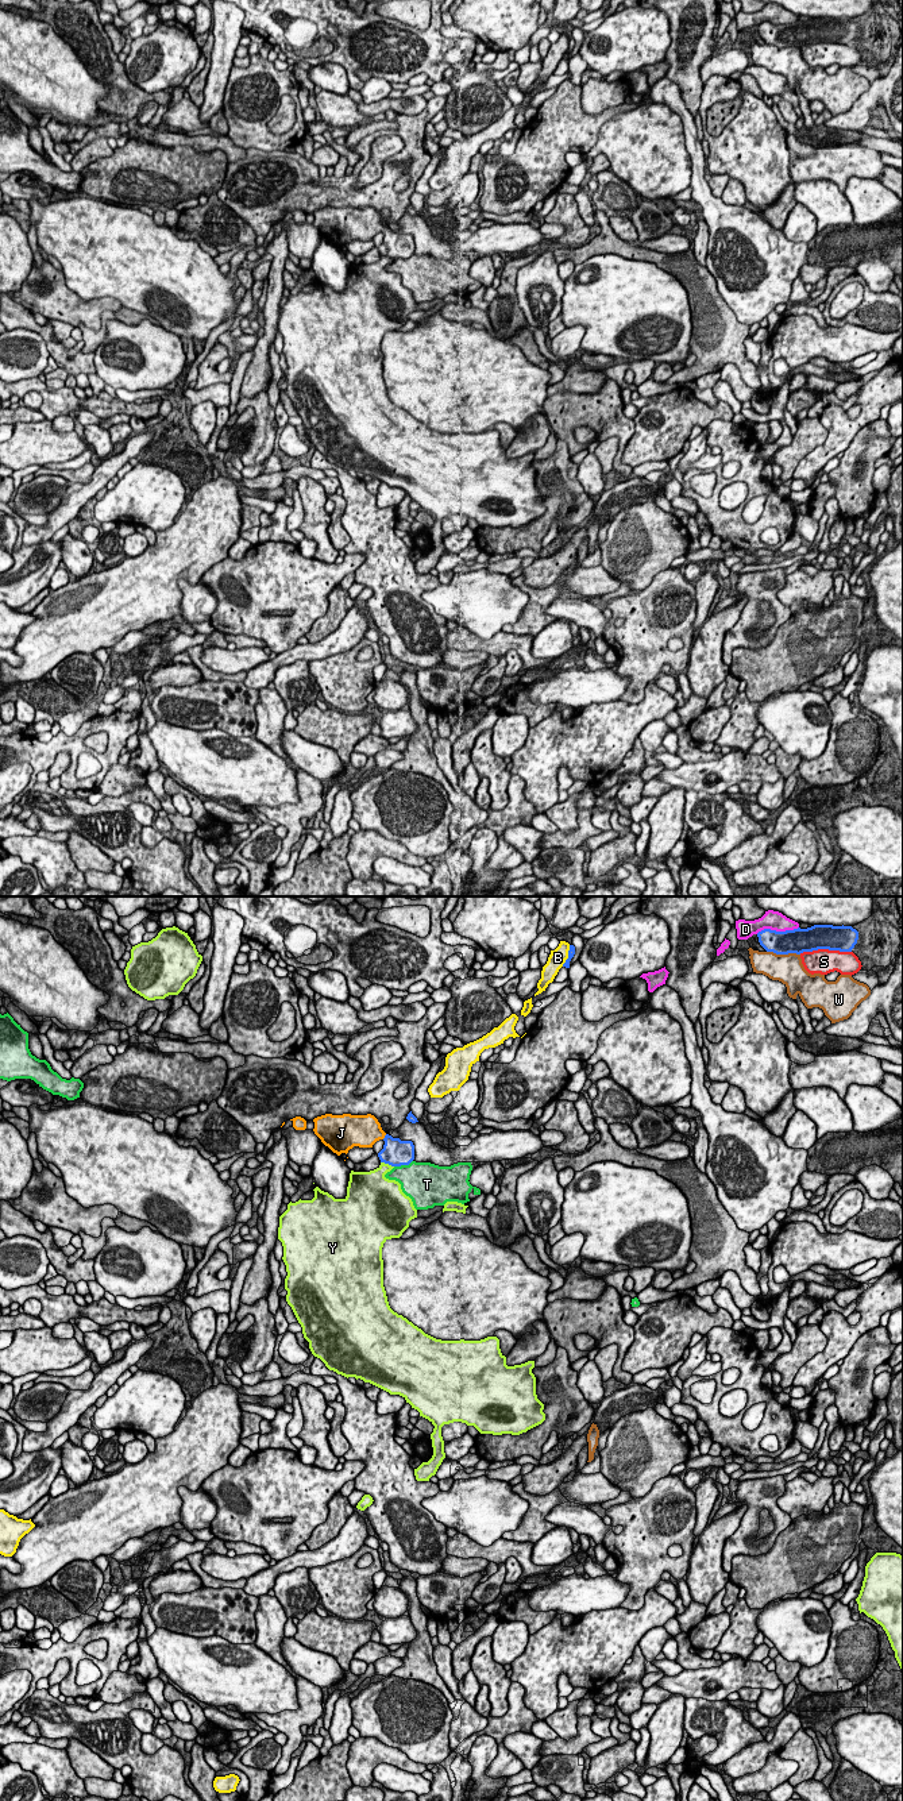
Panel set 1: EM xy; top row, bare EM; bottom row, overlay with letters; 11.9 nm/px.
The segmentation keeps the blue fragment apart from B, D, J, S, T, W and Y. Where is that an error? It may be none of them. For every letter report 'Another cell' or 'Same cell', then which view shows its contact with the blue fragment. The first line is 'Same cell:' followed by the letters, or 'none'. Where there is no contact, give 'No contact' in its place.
Same cell: J
B: Another cell. Touches blue in xy
D: Another cell. Touches blue in xy
J: Same cell. Touches blue in xy
S: Another cell. Touches blue in xy
T: Another cell. Touches blue in xy
W: Another cell. Touches blue in xy
Y: Another cell. Touches blue in xy

